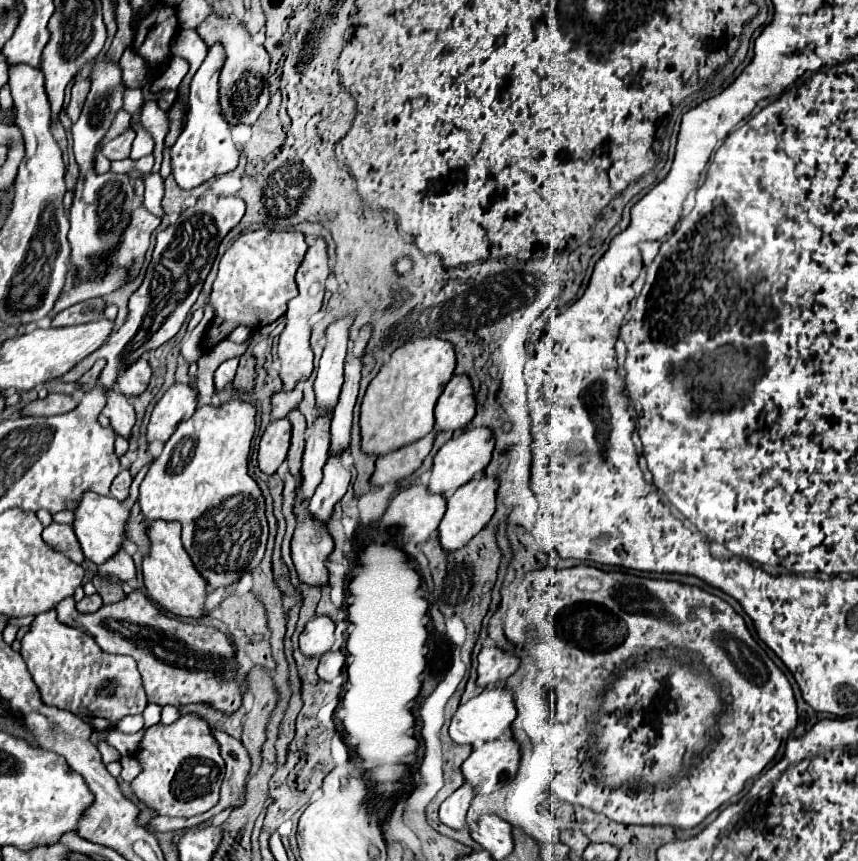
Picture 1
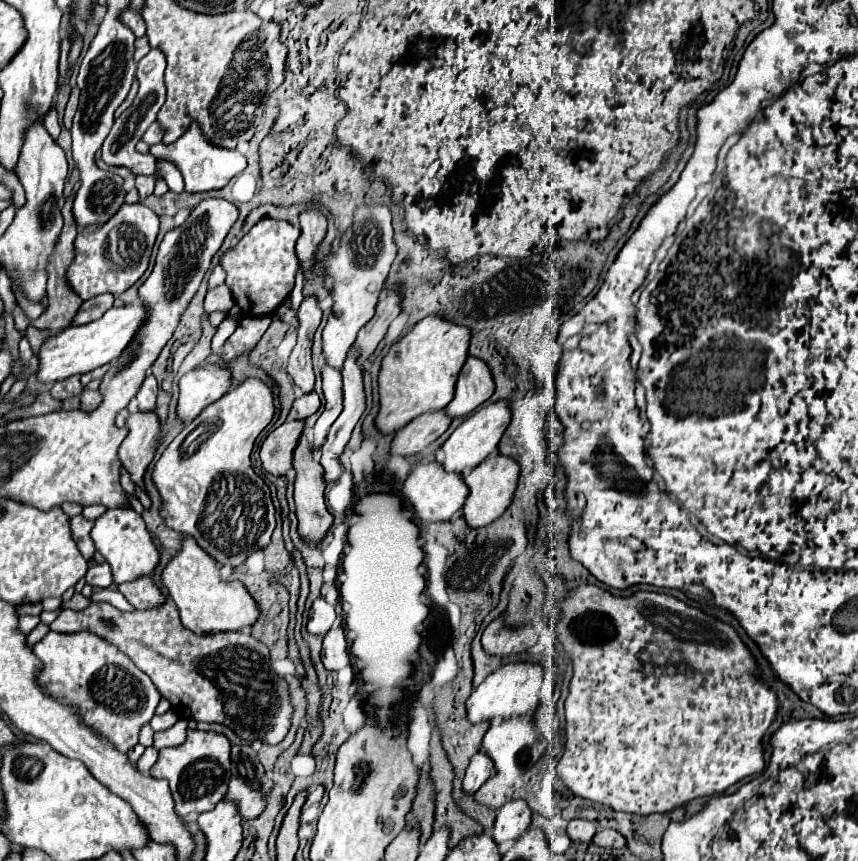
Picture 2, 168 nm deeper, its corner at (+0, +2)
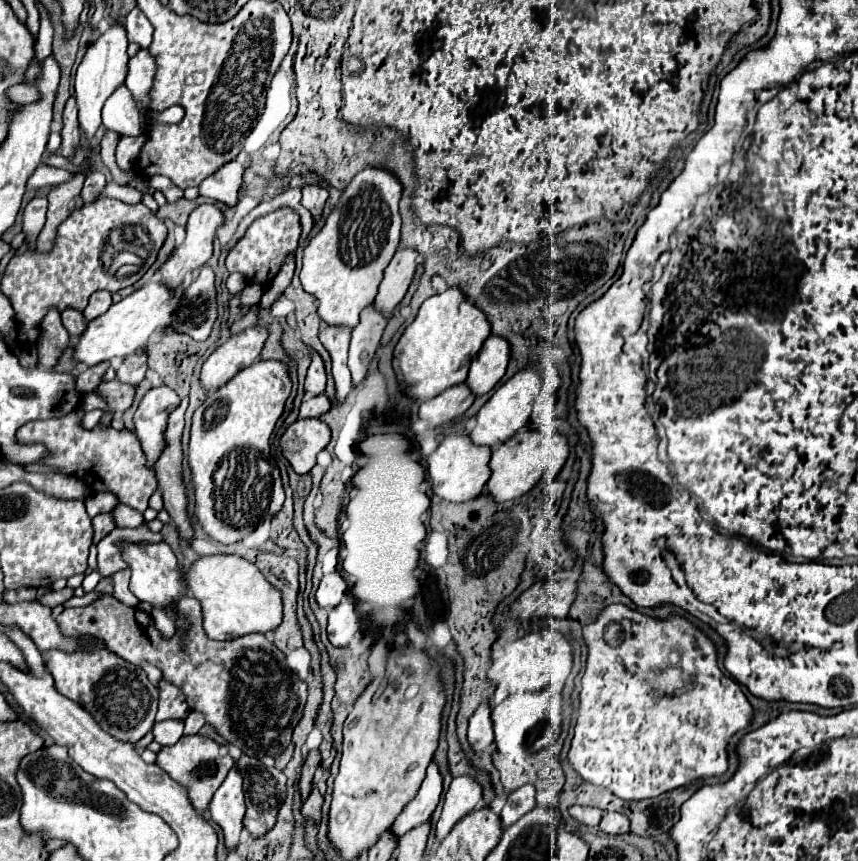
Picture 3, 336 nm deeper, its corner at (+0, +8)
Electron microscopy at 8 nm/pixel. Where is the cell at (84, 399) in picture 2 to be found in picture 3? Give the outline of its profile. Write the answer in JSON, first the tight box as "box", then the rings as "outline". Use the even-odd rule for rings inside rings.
{"box":[99,380,137,412],"outline":[[[111,380],[111,382],[103,382],[99,390],[105,396],[105,402],[109,404],[113,412],[125,412],[133,404],[137,386],[129,386],[119,380]]]}

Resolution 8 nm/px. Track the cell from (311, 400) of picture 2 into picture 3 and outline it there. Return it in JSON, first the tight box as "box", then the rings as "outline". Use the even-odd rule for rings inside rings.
{"box":[299,394,331,418],"outline":[[[319,394],[307,402],[301,404],[301,412],[299,418],[321,418],[323,414],[327,414],[331,410],[331,402],[325,394]]]}

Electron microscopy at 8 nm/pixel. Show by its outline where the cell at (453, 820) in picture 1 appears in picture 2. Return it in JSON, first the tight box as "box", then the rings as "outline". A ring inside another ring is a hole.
{"box":[463,750,493,794],"outline":[[[479,750],[471,758],[471,764],[463,778],[463,794],[475,794],[489,780],[491,768],[493,768],[493,762],[483,754],[483,750]]]}

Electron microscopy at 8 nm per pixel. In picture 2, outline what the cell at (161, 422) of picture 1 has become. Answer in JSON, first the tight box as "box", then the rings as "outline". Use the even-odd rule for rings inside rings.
{"box":[177,364,229,424],"outline":[[[209,364],[205,368],[191,370],[179,380],[179,398],[177,398],[177,418],[187,424],[203,408],[221,398],[229,390],[229,372],[223,366]]]}

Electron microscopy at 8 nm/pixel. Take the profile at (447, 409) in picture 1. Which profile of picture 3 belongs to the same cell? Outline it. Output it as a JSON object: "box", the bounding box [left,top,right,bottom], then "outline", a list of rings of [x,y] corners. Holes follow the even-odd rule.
{"box":[467,334,509,396],"outline":[[[491,334],[479,354],[471,362],[471,370],[467,376],[467,386],[473,394],[481,396],[493,390],[493,386],[505,376],[509,364],[509,342],[497,334]]]}

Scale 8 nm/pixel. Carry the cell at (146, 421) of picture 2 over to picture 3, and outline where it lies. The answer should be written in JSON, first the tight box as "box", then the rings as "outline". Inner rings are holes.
{"box":[155,398,193,542],"outline":[[[187,398],[179,404],[179,408],[169,416],[169,426],[167,426],[167,432],[165,432],[165,440],[167,440],[167,448],[163,450],[161,458],[157,460],[155,464],[155,478],[159,482],[159,490],[163,492],[163,500],[165,500],[165,510],[169,512],[171,520],[175,522],[177,526],[177,532],[179,532],[179,538],[191,542],[193,540],[193,526],[191,526],[191,520],[187,516],[187,488],[183,484],[183,448],[181,448],[181,434],[183,434],[183,414],[185,414],[185,408],[187,408]]]}

